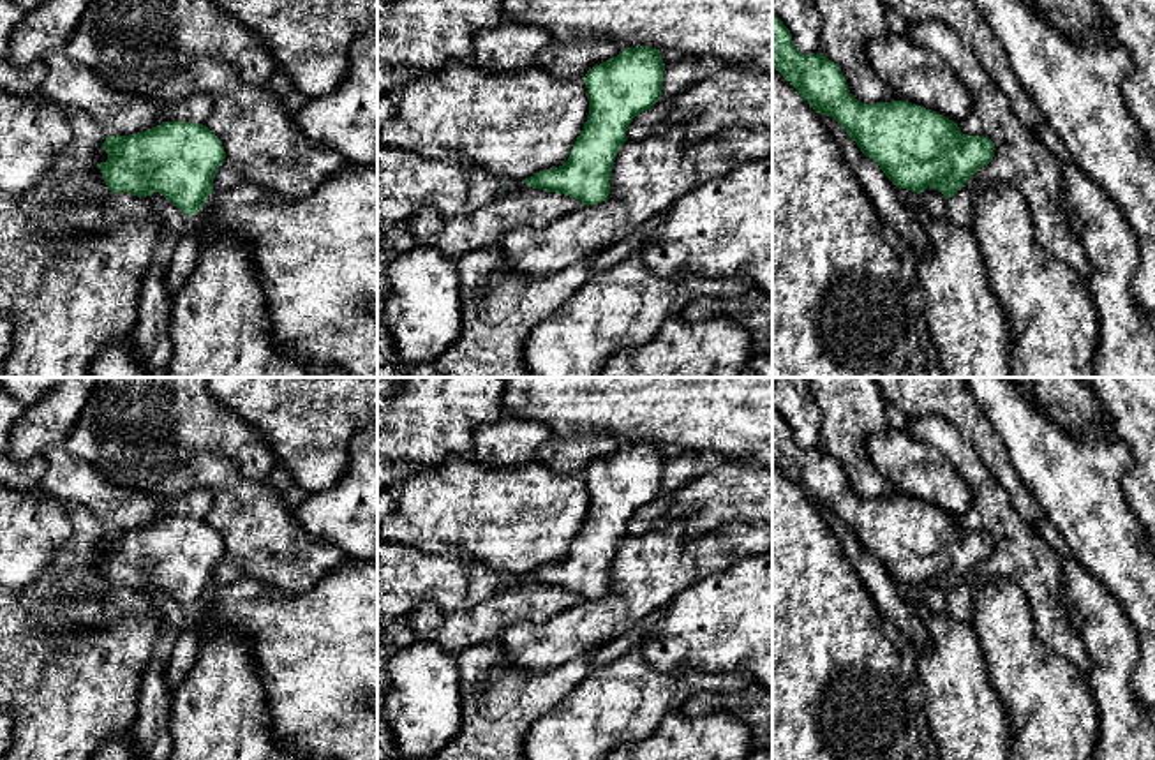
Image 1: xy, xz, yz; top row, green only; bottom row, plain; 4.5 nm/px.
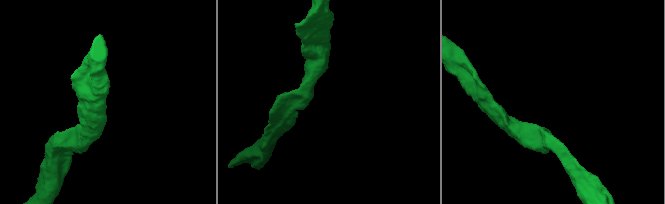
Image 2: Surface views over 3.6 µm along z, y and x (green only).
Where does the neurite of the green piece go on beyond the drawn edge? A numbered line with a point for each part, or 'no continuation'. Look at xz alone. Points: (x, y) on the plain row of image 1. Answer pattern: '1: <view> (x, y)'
no continuation

